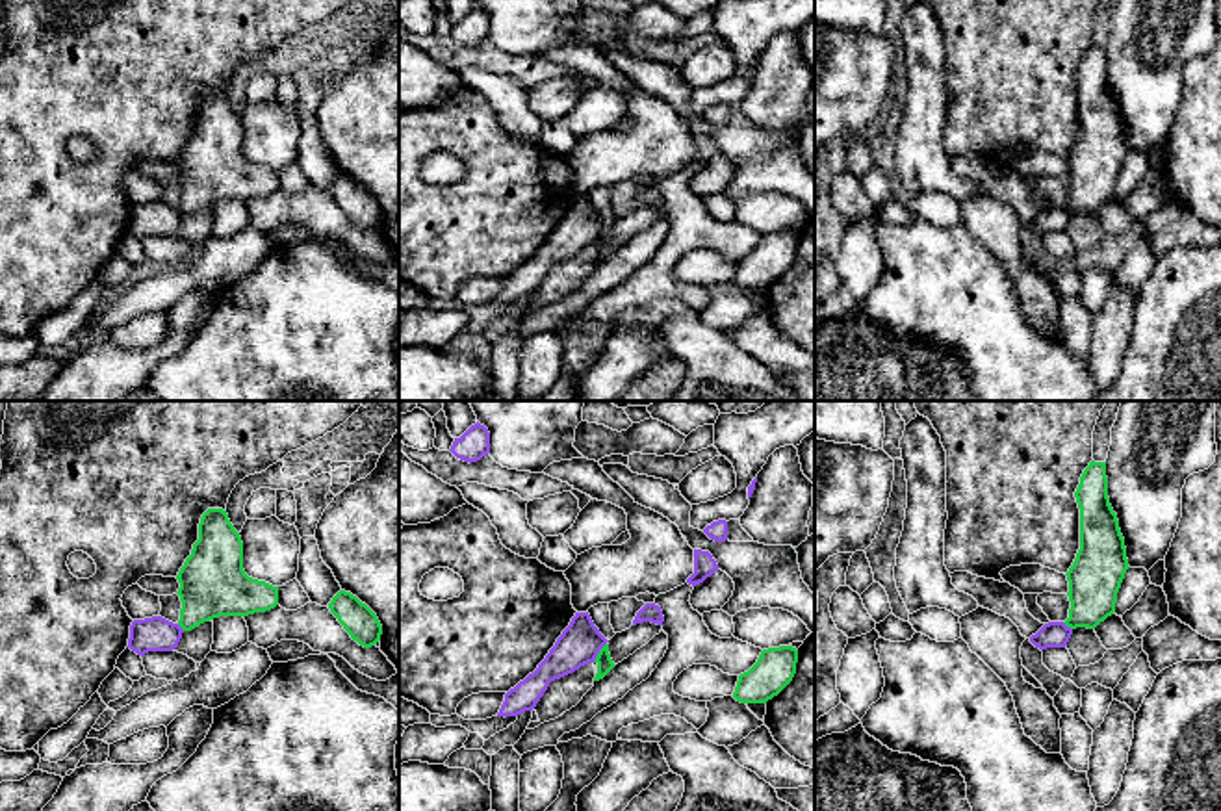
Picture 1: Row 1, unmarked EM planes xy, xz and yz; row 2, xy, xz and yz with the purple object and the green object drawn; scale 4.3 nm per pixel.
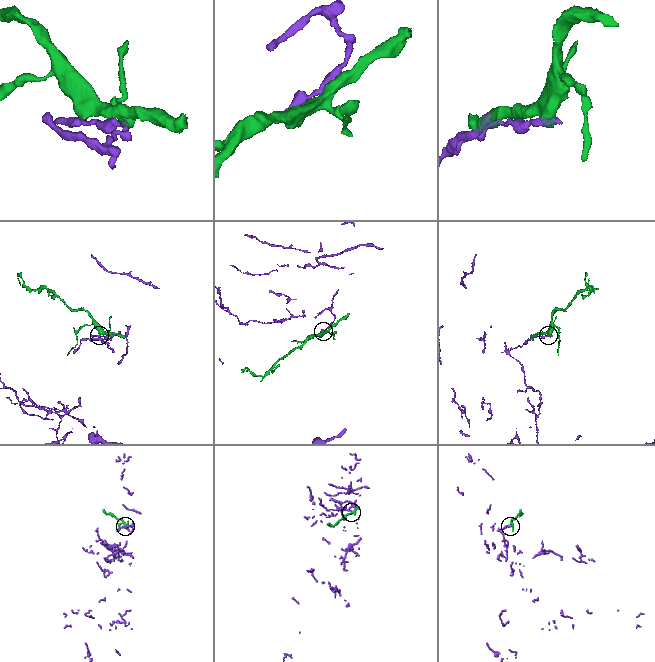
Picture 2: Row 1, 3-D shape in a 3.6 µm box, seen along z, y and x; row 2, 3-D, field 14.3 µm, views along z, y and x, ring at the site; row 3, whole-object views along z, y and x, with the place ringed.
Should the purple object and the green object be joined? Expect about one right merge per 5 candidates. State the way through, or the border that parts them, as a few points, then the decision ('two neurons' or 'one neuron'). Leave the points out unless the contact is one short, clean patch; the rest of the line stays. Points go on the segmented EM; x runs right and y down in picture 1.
two neurons

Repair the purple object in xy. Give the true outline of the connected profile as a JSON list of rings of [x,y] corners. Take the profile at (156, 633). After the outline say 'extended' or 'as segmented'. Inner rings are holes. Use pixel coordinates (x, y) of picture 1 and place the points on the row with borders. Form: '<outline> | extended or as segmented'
[[[161,616],[134,620],[126,648],[141,657],[148,651],[173,651],[182,638],[182,633],[184,629],[178,624]]] | as segmented

